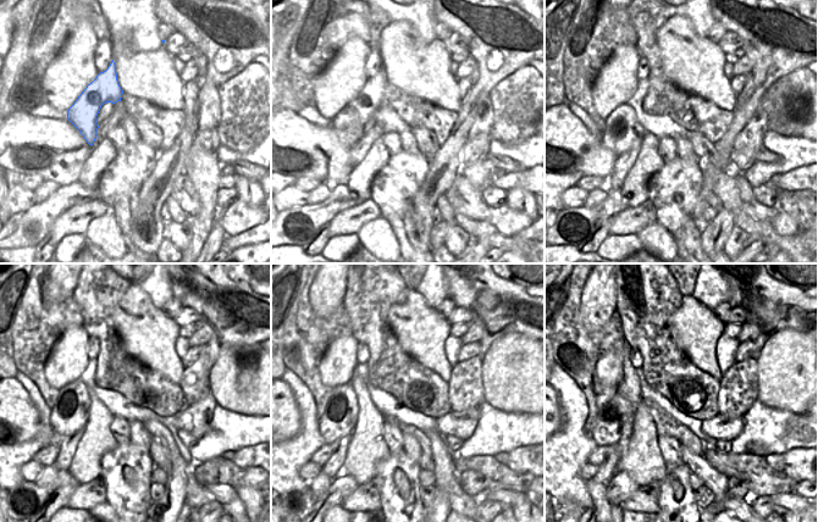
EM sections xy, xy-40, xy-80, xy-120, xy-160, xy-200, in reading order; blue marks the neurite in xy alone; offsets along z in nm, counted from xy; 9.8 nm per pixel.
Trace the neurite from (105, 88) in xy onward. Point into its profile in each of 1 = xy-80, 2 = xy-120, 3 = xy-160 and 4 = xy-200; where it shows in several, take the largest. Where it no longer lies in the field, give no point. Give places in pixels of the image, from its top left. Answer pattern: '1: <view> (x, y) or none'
1: xy-80 (623, 126)
2: xy-120 (70, 412)
3: xy-160 (340, 418)
4: xy-200 (606, 432)

